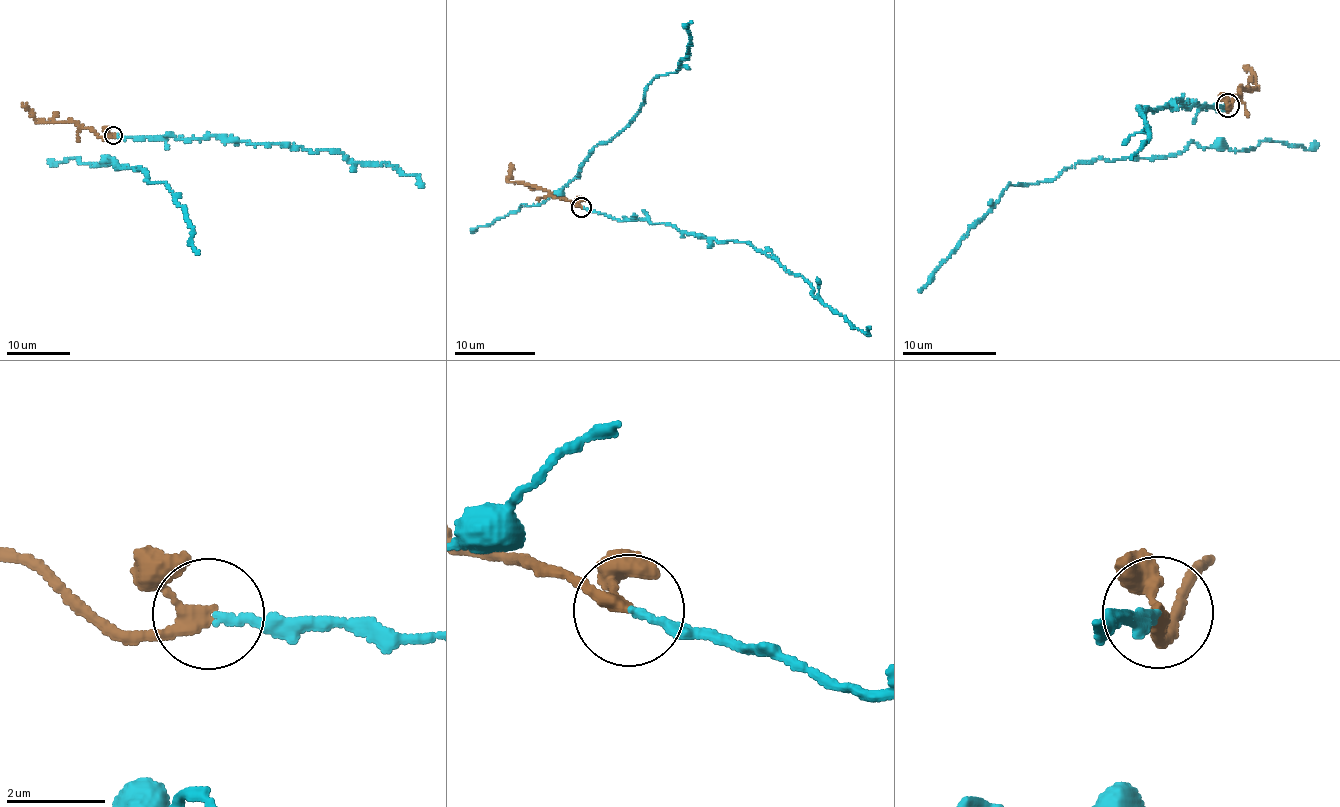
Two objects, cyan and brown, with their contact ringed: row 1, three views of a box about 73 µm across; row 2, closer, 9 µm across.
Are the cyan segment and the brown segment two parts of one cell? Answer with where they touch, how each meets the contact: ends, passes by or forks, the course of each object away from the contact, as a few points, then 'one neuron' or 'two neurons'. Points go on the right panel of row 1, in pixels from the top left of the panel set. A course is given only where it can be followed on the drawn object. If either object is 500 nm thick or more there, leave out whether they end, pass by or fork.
(1227, 105) | cyan ends | brown passes by | cyan via (1227, 104), (1181, 107), (1175, 100), (1138, 108), (1148, 140), (1130, 159) | brown via (1227, 104), (1230, 110), (1234, 97), (1241, 95), (1239, 87), (1256, 90), (1244, 66) | one neuron

